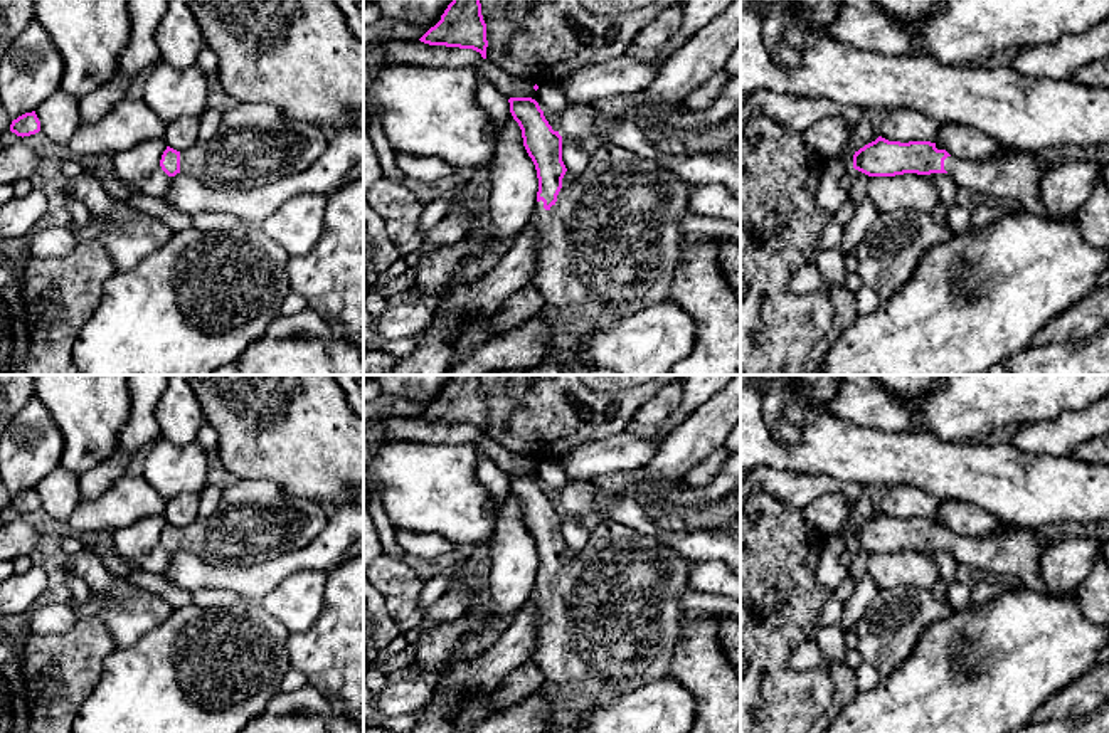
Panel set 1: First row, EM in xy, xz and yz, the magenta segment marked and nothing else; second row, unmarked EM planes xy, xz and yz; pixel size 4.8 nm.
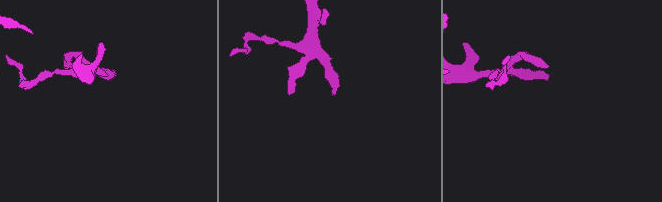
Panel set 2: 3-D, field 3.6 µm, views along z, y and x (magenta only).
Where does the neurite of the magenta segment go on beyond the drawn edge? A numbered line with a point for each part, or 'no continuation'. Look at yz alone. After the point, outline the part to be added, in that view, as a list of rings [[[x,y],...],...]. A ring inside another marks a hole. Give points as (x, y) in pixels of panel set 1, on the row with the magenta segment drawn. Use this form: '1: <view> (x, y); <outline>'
1: yz (1017, 174); [[[1006,148],[1001,156],[991,160],[966,161],[947,156],[944,170],[958,187],[998,198],[1015,198],[1020,208],[1052,219],[1040,198],[1038,183],[1043,171],[1037,161],[1037,153]]]

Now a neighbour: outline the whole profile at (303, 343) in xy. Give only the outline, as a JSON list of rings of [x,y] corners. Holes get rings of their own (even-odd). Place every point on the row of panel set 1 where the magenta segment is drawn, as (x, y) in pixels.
[[[308,308],[293,316],[276,316],[236,361],[237,375],[363,375],[363,350],[337,336],[330,324]]]

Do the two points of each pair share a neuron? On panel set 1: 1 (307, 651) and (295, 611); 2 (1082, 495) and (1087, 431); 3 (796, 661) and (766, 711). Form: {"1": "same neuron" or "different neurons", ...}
{"1": "different neurons", "2": "different neurons", "3": "different neurons"}

